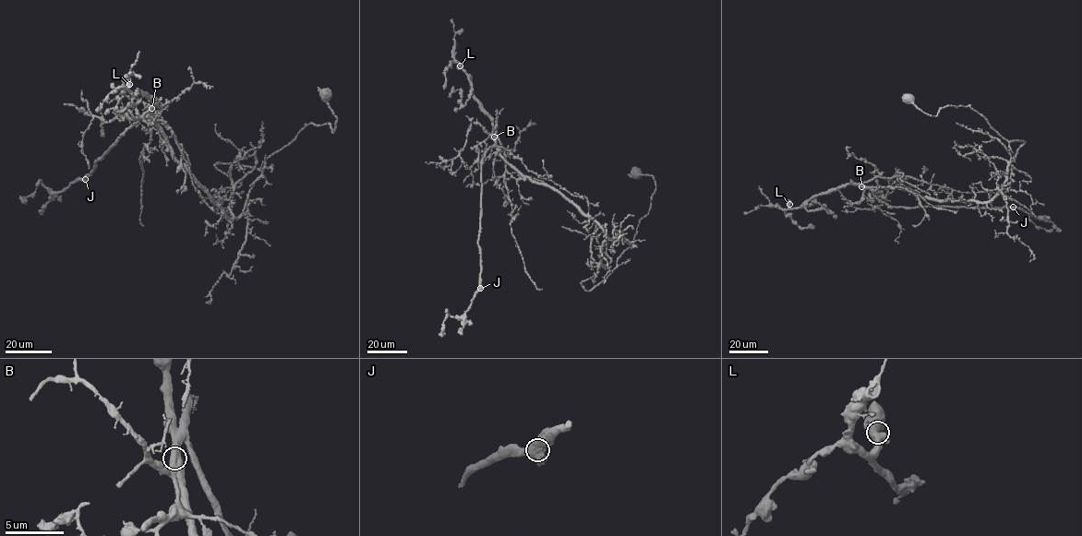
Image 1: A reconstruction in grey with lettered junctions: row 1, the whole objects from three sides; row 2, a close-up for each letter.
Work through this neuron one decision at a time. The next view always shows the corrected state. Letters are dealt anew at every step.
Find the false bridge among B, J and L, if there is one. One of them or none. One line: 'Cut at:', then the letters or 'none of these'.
Cut at: B

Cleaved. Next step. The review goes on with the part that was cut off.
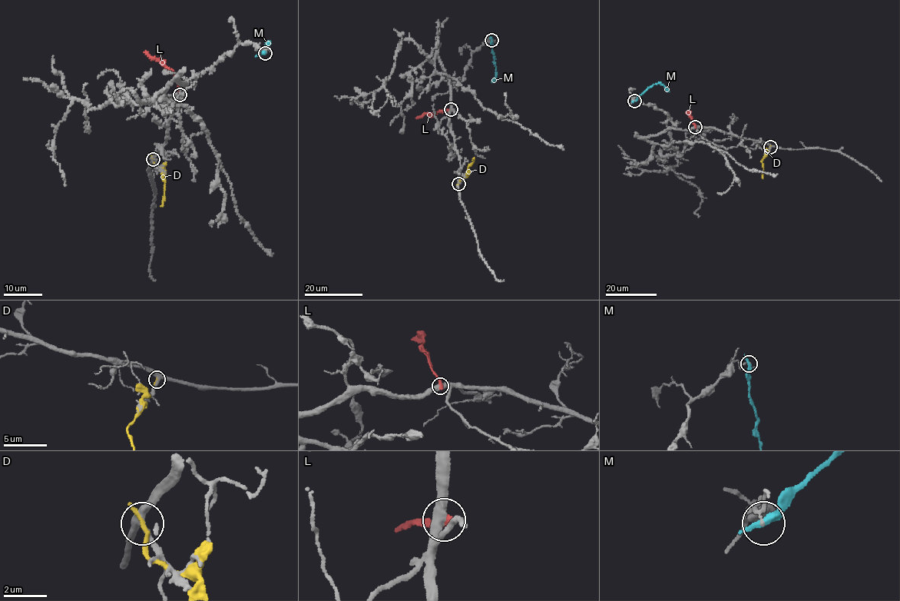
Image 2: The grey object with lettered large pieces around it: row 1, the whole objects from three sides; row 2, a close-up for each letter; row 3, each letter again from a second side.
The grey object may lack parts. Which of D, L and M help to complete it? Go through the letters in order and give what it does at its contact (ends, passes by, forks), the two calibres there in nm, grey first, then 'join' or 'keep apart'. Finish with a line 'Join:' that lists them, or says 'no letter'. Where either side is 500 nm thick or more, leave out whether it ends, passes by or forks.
D: it ends | 320/240 nm | keep apart
L: it ends | 460/280 nm | keep apart
M: it ends | 90/380 nm | keep apart
Join: no letter

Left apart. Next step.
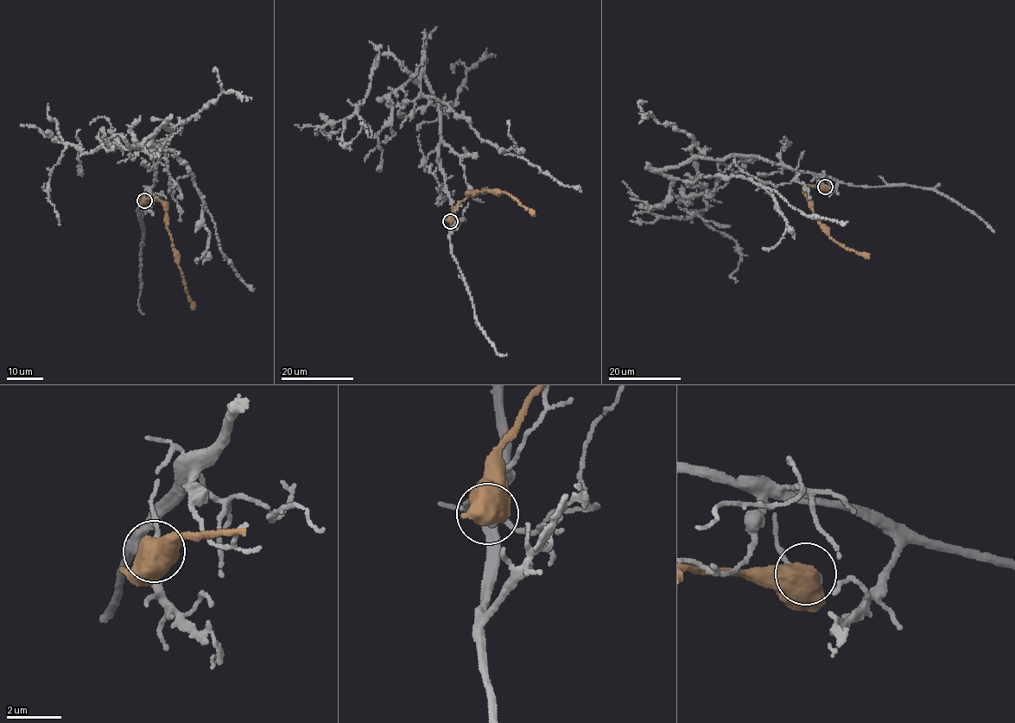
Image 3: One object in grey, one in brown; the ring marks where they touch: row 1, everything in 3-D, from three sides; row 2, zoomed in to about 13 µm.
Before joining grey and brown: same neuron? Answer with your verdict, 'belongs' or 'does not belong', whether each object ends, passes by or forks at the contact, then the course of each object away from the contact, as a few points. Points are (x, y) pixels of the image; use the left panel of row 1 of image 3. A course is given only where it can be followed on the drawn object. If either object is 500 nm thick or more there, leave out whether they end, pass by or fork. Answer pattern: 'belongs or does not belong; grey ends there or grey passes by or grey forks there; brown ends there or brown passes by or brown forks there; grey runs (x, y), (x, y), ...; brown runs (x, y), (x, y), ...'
does not belong; grey runs (143, 200), (173, 133), (164, 124), (138, 146), (117, 135), (91, 154), (68, 145), (48, 182), (60, 225); brown runs (143, 200), (155, 198), (163, 202), (167, 230), (193, 309)

